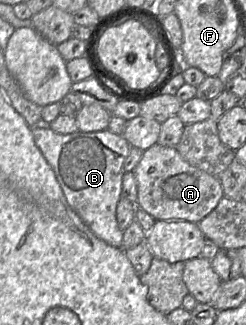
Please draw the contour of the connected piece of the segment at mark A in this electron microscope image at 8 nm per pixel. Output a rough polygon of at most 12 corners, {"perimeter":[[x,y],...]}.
{"perimeter":[[176,147],[143,151],[137,207],[200,222],[224,196],[218,177]]}

